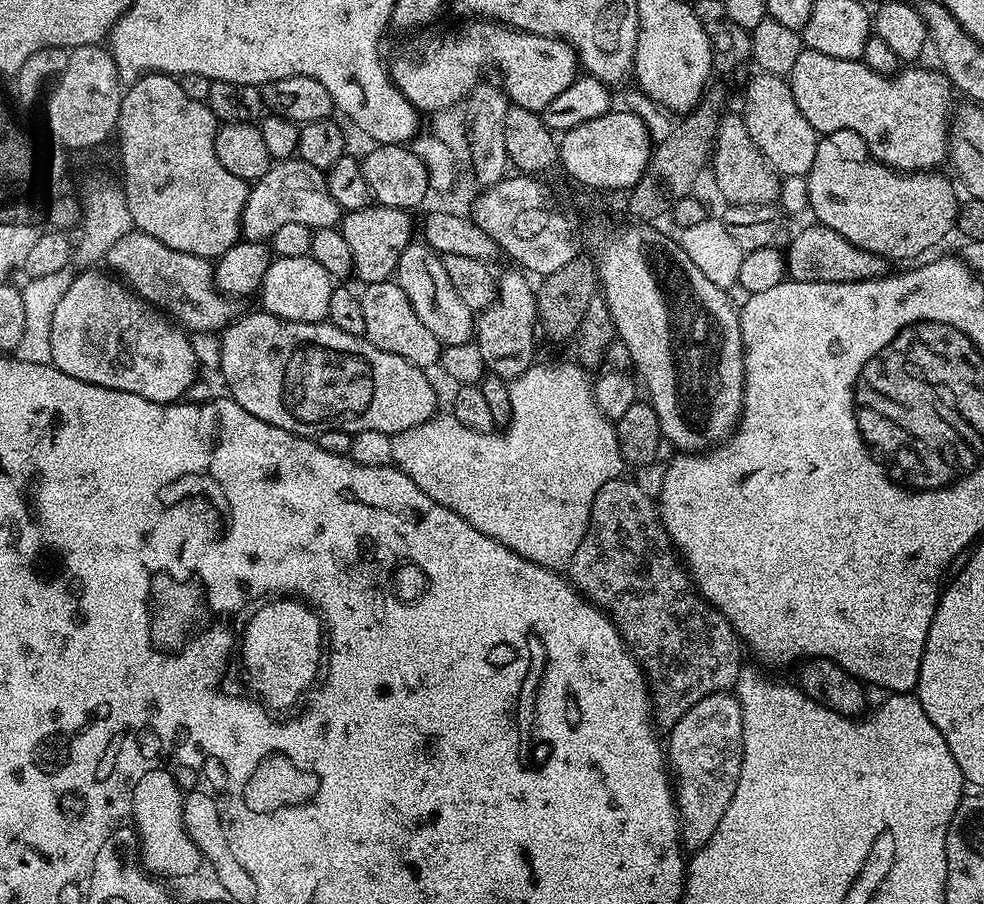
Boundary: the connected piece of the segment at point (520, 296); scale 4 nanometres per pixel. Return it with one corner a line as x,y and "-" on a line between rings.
515,271
499,273
494,302
476,316
474,333
474,342
478,350
482,350
482,362
485,369
509,382
526,374
526,370
532,367
537,359
536,288
528,281
531,279
523,271

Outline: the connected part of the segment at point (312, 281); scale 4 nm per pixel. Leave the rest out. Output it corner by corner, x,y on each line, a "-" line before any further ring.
310,254
302,258
276,256
258,293
263,311
283,320
319,324
327,321
334,279

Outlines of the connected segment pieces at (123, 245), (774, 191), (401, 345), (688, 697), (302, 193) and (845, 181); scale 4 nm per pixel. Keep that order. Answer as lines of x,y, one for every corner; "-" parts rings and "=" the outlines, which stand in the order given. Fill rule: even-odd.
133,230
109,250
106,264
137,296
143,296
149,304
163,310
193,333
219,333
234,319
233,301
216,288
214,264
209,257
170,250
170,246
158,242
158,238
=
724,114
716,125
716,138
710,151
710,172
716,175
716,188
729,205
771,205
779,197
781,177
766,162
766,158
754,146
744,125
743,115
=
395,279
383,280
367,285
360,292
366,330
363,337
369,340
378,350
386,350
386,354
398,354
398,358
406,358
414,366
425,370
439,365
442,345
440,340
424,325
422,318
414,314
414,306
410,306
410,298
406,298
406,290
397,284
=
624,479
606,482
606,486
598,490
582,546
574,550
566,576
581,596
611,616
648,680
655,723
661,729
671,730
694,702
702,702
702,698
715,692
735,689
742,667
742,641
730,621
696,591
688,569
660,521
657,501
653,497
651,500
634,481
=
293,158
273,163
272,169
251,185
248,201
240,219
240,230
245,240
271,241
274,230
298,222
313,230
335,228
342,219
342,210
334,202
328,189
328,177
318,166
=
834,130
833,132
823,133
816,141
816,153
814,154
814,166
808,171
808,207
814,217
815,223
826,226
830,230
838,230
838,234
842,234
842,238
846,238
854,246
858,246
862,250
866,250
870,254
878,254
884,257
889,262
895,260
908,260
904,262
912,262
920,256
923,252
928,252
944,235
949,231
950,233
956,226
956,209
958,207
958,199
956,200
956,192
952,189
953,181
947,180
944,176
939,176
941,173
936,170
925,170
922,172
898,172
895,168
888,168
885,164
880,163
879,160
871,158
863,158
864,160
855,160
852,156
864,156
866,149
860,142
860,137
854,135
850,130

